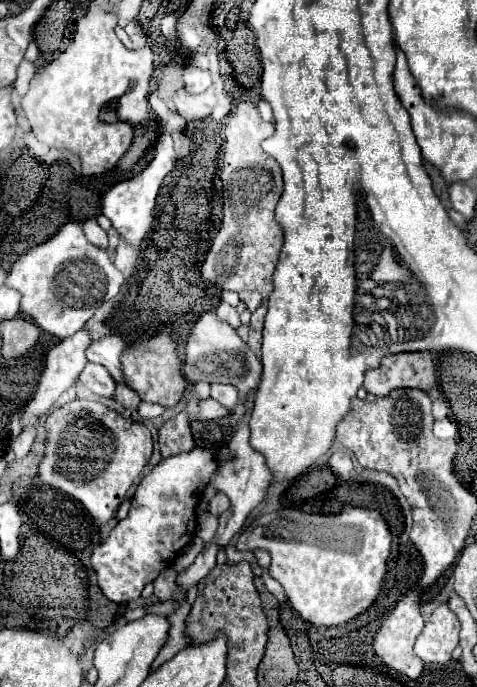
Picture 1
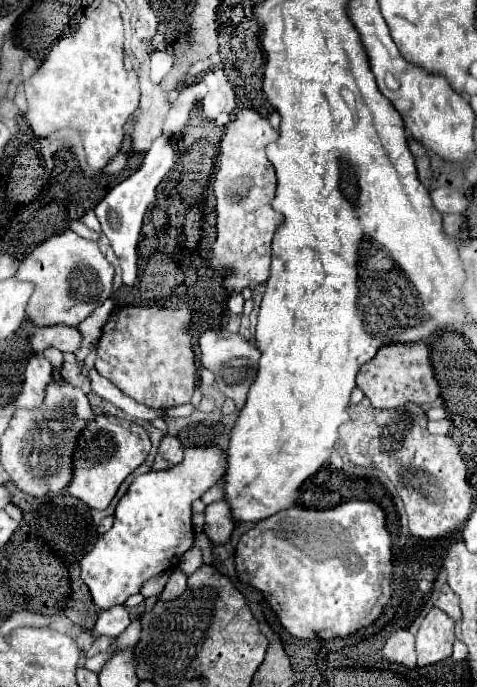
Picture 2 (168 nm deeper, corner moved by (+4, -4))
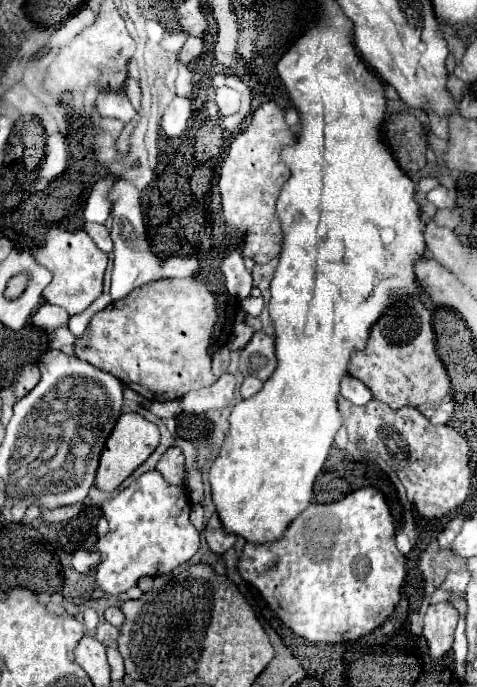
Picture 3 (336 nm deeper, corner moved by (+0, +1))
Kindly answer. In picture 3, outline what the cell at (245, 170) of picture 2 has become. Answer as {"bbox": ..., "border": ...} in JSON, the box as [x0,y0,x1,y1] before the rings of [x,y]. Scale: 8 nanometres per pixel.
{"bbox":[218,101,296,264],"border":[[[273,101],[265,102],[254,112],[248,128],[234,136],[220,168],[218,186],[226,226],[242,238],[242,256],[252,258],[256,264],[268,264],[280,252],[280,222],[274,204],[290,172],[280,162],[278,154],[280,146],[292,144],[294,138],[296,136],[284,122],[284,110]]]}

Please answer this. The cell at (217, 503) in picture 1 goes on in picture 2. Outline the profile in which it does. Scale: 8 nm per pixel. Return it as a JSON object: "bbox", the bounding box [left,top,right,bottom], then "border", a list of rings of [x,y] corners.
{"bbox":[204,501,234,545],"border":[[[216,501],[206,507],[206,523],[204,523],[204,533],[214,545],[224,545],[234,529],[234,521],[228,513],[228,503],[226,501]]]}

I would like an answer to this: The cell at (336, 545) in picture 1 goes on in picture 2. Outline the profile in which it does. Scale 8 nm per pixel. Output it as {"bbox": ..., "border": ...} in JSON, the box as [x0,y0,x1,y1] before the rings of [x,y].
{"bbox":[235,501,392,639],"border":[[[346,501],[346,503],[331,509],[324,509],[324,511],[304,511],[304,509],[292,507],[292,509],[286,509],[282,513],[272,515],[268,519],[268,529],[259,531],[258,528],[254,527],[249,531],[258,531],[258,535],[254,535],[254,532],[246,533],[237,544],[235,550],[235,555],[237,555],[235,557],[235,566],[239,580],[256,587],[264,595],[264,599],[270,603],[272,611],[276,613],[280,625],[290,635],[294,635],[296,639],[336,639],[336,637],[348,637],[348,635],[356,633],[358,629],[364,629],[364,627],[372,625],[380,617],[384,605],[391,599],[392,540],[386,528],[386,515],[374,501]]]}

